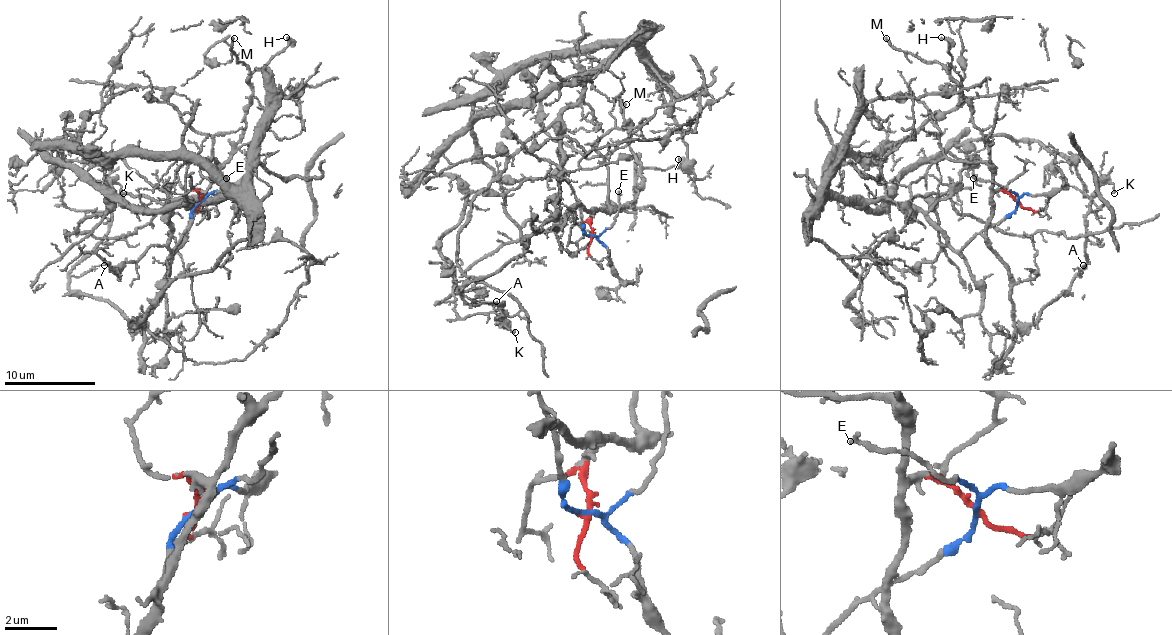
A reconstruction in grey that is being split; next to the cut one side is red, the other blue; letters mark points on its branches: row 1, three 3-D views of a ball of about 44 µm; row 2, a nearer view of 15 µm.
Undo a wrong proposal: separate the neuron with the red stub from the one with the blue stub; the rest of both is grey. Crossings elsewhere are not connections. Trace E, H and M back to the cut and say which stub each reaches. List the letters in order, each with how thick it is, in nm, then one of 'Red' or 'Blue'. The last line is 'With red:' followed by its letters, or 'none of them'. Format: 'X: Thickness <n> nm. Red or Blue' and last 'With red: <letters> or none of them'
E: Thickness 190 nm. Blue
H: Thickness 140 nm. Red
M: Thickness 200 nm. Red
With red: H, M

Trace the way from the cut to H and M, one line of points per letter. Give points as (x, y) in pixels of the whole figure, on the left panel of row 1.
H: (199, 202), (199, 191), (242, 134), (252, 95), (249, 76), (288, 44), (286, 38)
M: (199, 202), (199, 191), (240, 138), (252, 95), (249, 70), (231, 51), (233, 38)

